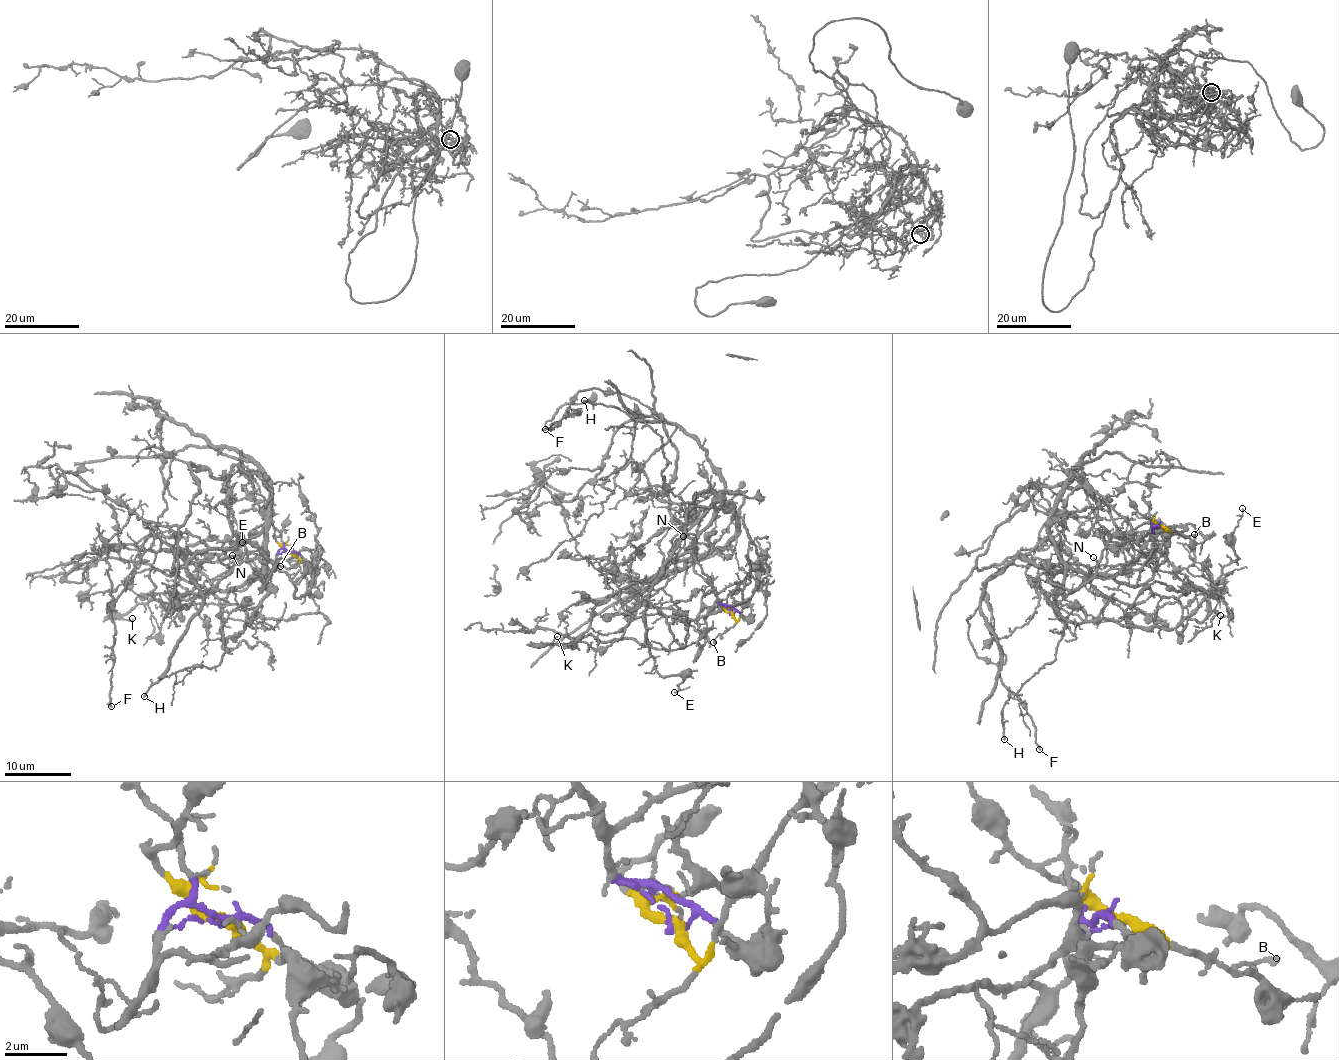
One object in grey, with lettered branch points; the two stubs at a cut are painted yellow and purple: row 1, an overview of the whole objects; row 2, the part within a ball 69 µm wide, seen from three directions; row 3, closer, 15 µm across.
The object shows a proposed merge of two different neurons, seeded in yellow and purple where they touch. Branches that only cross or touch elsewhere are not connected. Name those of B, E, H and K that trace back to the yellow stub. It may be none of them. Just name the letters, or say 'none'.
B

